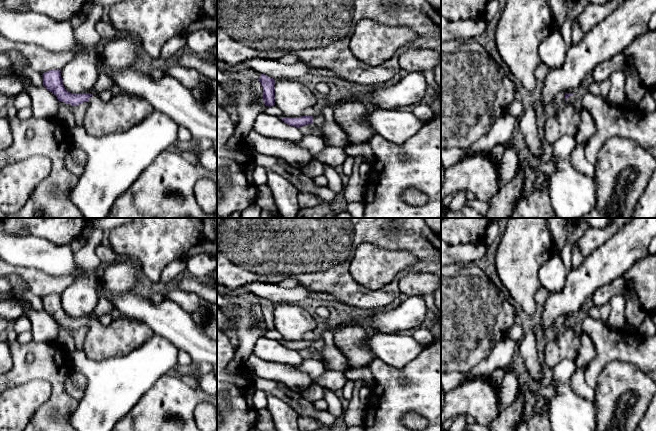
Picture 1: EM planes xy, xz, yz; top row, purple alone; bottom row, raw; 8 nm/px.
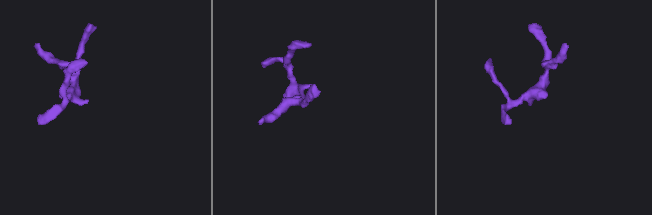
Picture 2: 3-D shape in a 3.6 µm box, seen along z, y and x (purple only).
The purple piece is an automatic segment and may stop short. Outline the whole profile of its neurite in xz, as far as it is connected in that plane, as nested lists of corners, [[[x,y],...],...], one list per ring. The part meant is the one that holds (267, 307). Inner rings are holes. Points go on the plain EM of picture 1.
[[[260,298],[259,305],[263,312],[264,328],[268,331],[274,330],[274,303],[267,299]]]

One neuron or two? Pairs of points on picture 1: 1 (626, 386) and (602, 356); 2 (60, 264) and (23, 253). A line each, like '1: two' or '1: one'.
1: two
2: one

